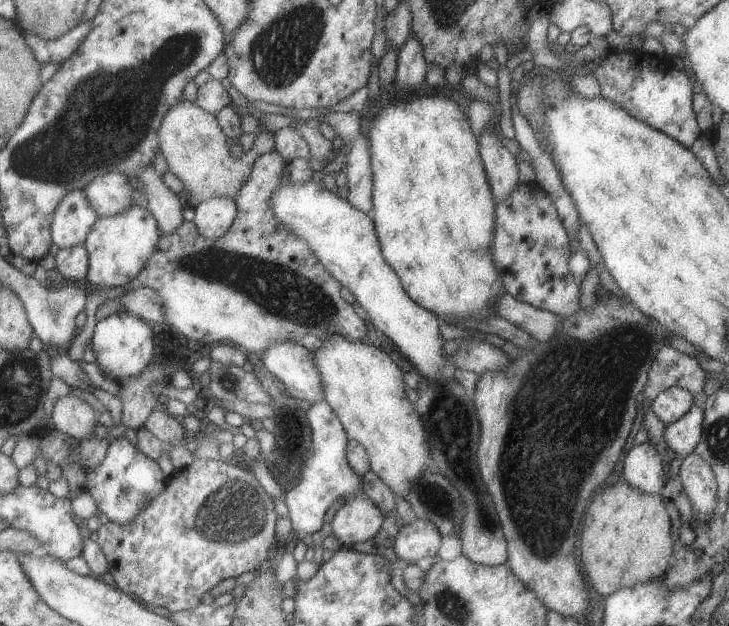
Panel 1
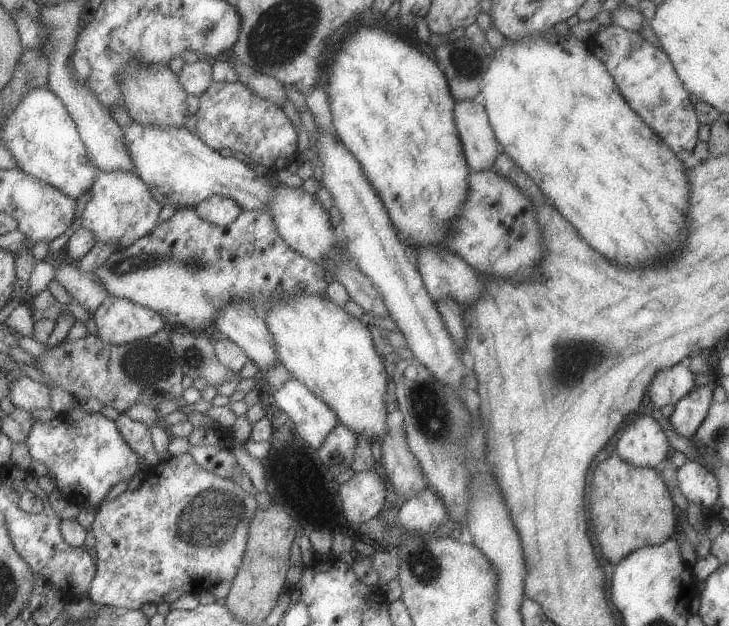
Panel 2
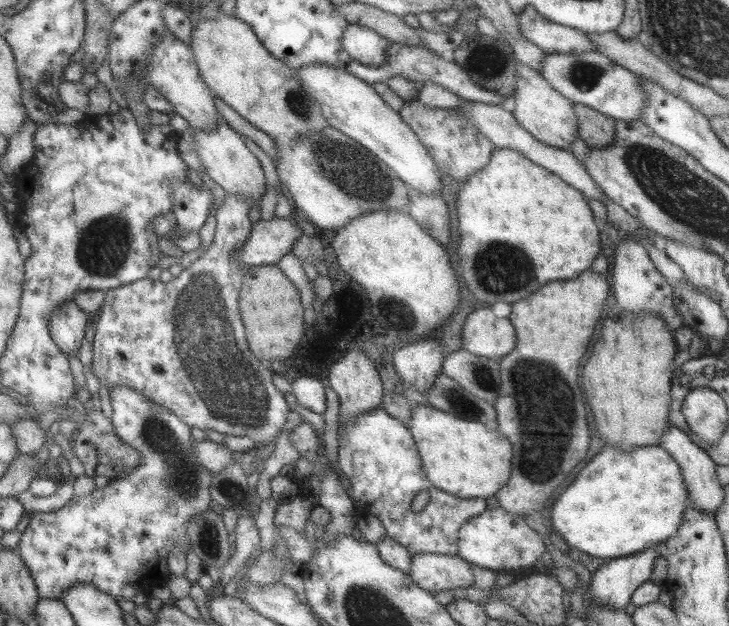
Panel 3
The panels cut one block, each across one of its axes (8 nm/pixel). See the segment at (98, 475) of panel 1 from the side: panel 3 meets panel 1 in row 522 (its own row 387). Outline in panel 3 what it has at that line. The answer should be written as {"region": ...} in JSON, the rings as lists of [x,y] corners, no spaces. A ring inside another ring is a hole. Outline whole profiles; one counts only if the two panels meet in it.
{"region":[[[115,387],[111,389],[110,405],[112,406],[112,415],[110,417],[111,424],[113,425],[113,432],[119,437],[121,442],[124,442],[127,446],[135,448],[140,454],[140,463],[137,468],[129,469],[119,473],[117,477],[110,478],[105,486],[95,488],[85,496],[72,497],[71,502],[65,504],[61,508],[54,510],[53,512],[33,512],[30,515],[29,524],[23,532],[20,534],[18,545],[16,546],[16,553],[20,556],[23,564],[29,569],[29,574],[33,578],[35,588],[38,594],[38,598],[61,598],[61,593],[73,586],[74,584],[90,584],[112,596],[114,599],[125,598],[130,600],[137,592],[141,591],[145,586],[163,586],[170,578],[170,572],[167,566],[167,556],[169,551],[176,546],[179,550],[186,551],[192,549],[191,541],[187,536],[186,529],[189,525],[189,521],[193,519],[193,516],[198,516],[202,512],[206,512],[208,508],[216,507],[209,492],[211,486],[212,473],[210,473],[203,465],[198,463],[196,454],[192,451],[193,439],[191,437],[191,429],[189,425],[181,422],[177,416],[171,414],[165,407],[159,406],[150,400],[147,400],[144,396],[133,391],[129,387]]]}

